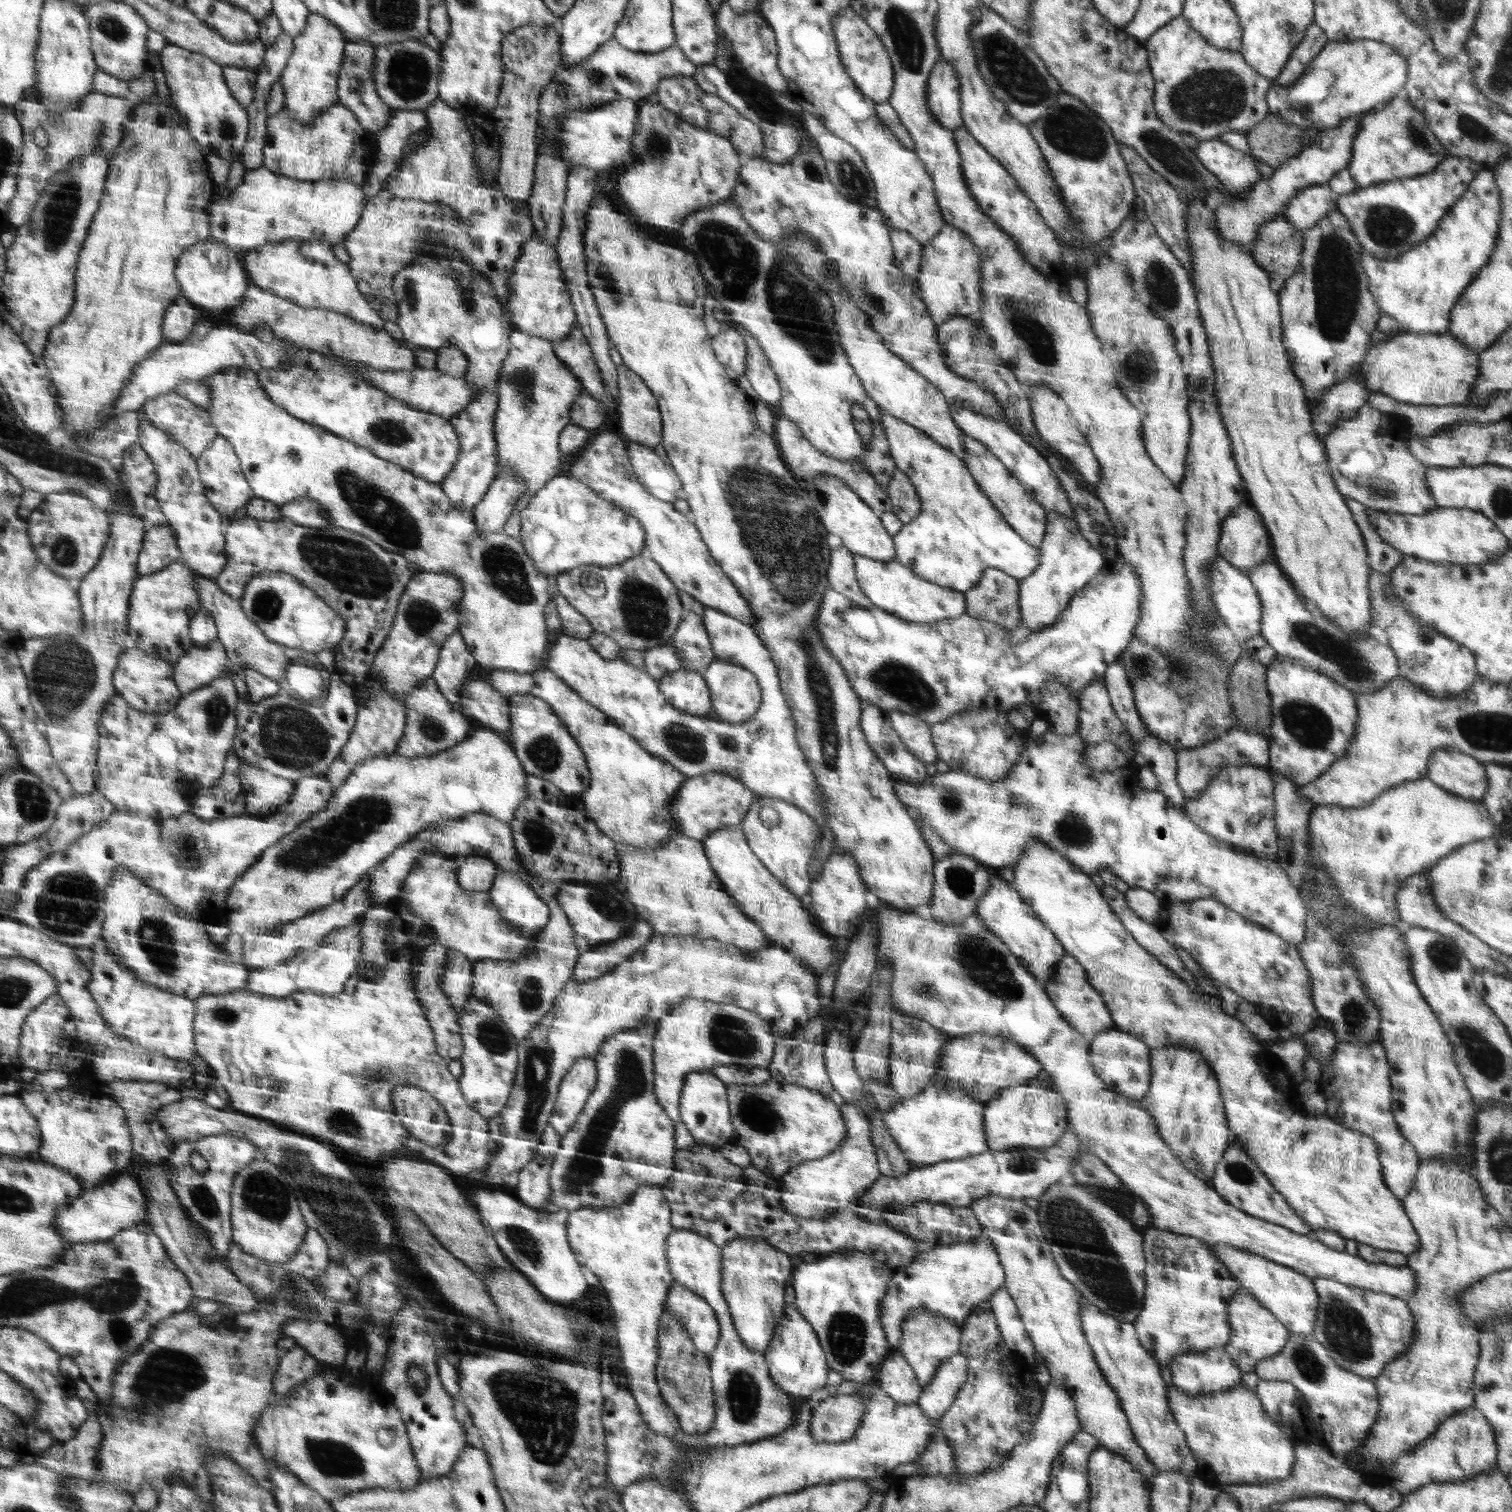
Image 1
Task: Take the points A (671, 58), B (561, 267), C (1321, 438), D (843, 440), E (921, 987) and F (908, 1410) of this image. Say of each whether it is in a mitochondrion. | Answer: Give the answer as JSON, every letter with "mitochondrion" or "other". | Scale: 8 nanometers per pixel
{"A":"other","B":"other","C":"other","D":"other","E":"mitochondrion","F":"other"}

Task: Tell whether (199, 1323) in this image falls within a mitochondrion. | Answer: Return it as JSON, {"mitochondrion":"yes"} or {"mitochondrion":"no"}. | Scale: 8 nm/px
{"mitochondrion":"no"}

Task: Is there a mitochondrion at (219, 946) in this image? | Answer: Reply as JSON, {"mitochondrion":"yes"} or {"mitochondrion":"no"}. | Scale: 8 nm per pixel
{"mitochondrion":"no"}

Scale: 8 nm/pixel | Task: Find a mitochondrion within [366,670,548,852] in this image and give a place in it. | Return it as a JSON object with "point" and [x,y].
{"point":[430,727]}

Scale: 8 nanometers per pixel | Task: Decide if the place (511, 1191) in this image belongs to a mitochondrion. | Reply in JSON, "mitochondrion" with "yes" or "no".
{"mitochondrion":"no"}

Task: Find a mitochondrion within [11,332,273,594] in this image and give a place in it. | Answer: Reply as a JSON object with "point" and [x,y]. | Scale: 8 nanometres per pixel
{"point":[64,552]}

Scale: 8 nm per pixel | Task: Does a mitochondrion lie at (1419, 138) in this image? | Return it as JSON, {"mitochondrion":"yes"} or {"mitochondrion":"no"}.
{"mitochondrion":"yes"}

